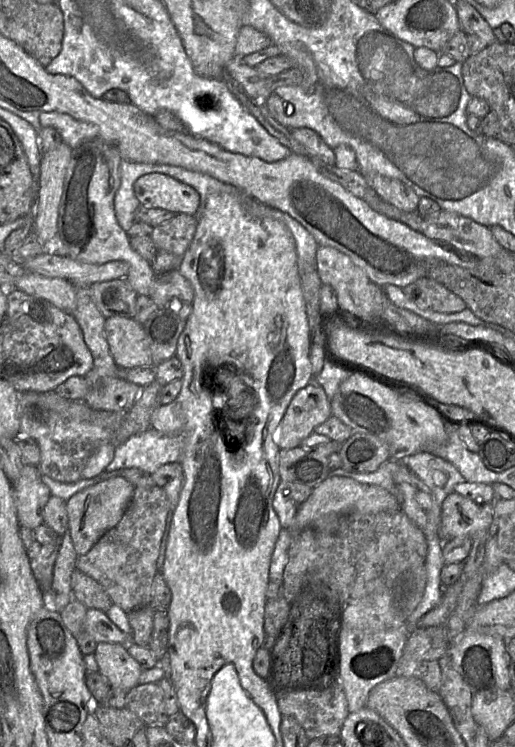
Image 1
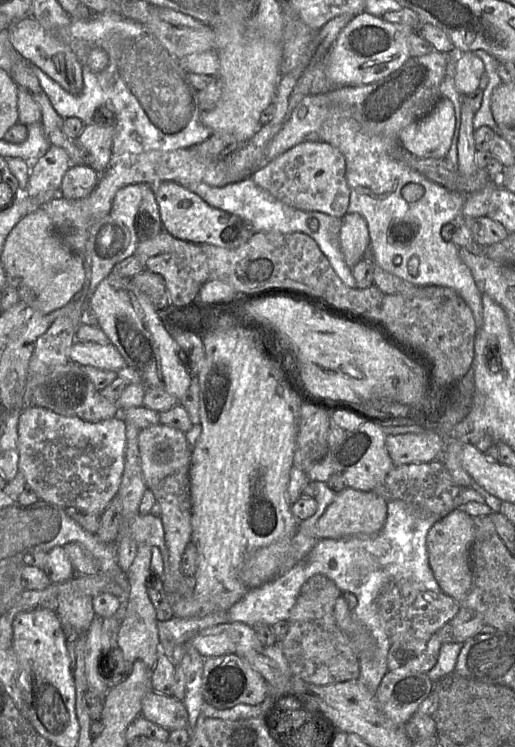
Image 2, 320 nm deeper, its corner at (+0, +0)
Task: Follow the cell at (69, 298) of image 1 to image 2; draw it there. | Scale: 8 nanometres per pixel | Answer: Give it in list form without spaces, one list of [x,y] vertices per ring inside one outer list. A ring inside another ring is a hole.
[[[76,340],[69,355],[70,361],[80,366],[93,366],[115,372],[127,366],[126,361],[112,343],[100,345],[94,342]]]

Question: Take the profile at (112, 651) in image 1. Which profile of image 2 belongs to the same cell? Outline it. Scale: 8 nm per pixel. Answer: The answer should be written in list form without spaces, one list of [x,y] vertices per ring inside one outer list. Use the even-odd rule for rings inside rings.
[[[155,690],[142,700],[141,715],[167,731],[186,729],[188,713],[182,701]]]

